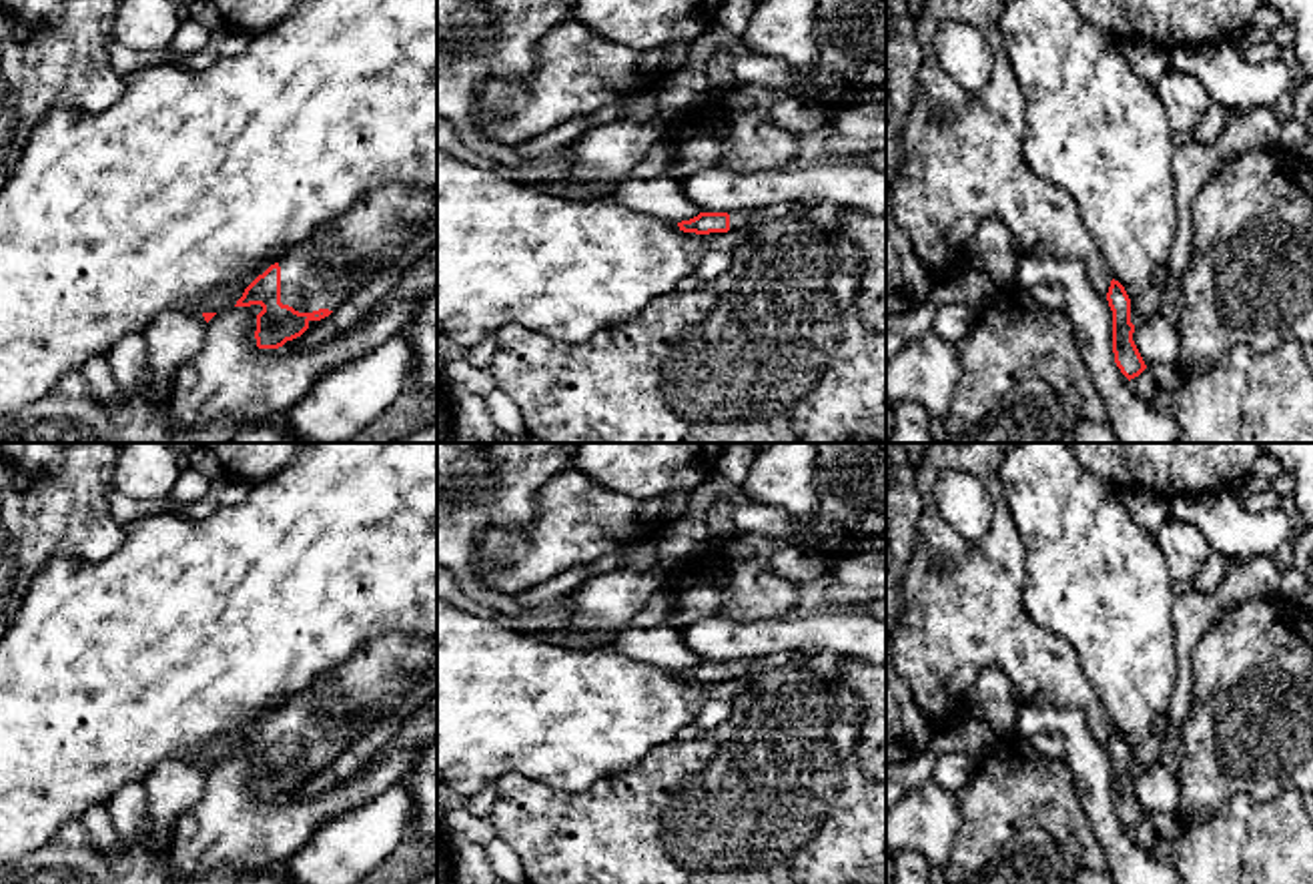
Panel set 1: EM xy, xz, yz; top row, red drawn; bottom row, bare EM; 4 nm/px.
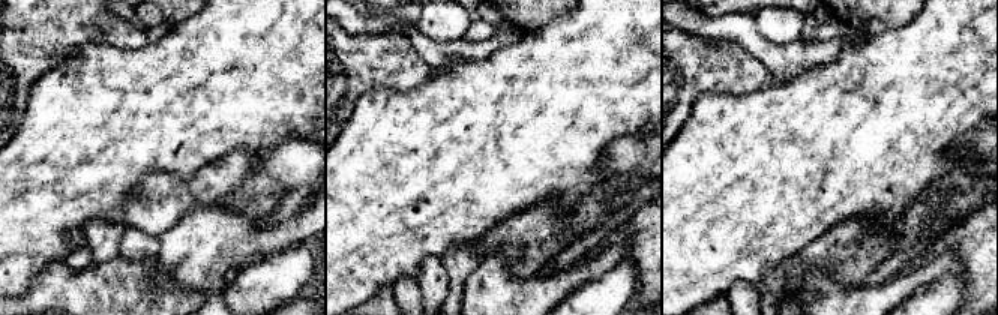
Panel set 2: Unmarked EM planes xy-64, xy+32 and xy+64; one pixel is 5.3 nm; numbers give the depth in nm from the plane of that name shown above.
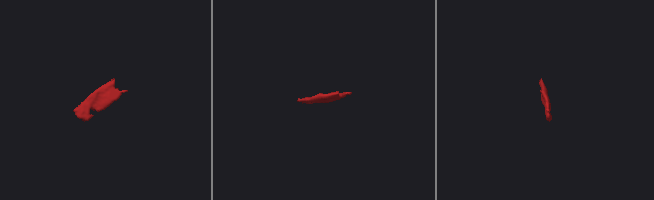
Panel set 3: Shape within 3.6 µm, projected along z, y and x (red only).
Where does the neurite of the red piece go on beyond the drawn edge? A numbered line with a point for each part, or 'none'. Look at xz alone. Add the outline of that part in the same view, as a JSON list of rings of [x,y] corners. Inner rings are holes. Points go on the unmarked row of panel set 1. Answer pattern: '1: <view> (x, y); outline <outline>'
1: xz (762, 664); outline [[[780,651],[770,655],[746,657],[730,661],[730,680],[752,678],[758,674],[768,674],[784,666],[800,666],[806,659],[806,653],[800,651]]]

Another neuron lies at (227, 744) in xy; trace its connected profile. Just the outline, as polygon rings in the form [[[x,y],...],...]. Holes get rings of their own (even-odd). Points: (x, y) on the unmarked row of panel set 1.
[[[277,706],[269,708],[265,714],[255,714],[249,720],[245,720],[237,730],[223,734],[214,740],[210,740],[200,756],[198,762],[221,762],[225,758],[231,758],[237,754],[237,750],[243,746],[245,738],[263,724],[271,714],[279,712]]]

